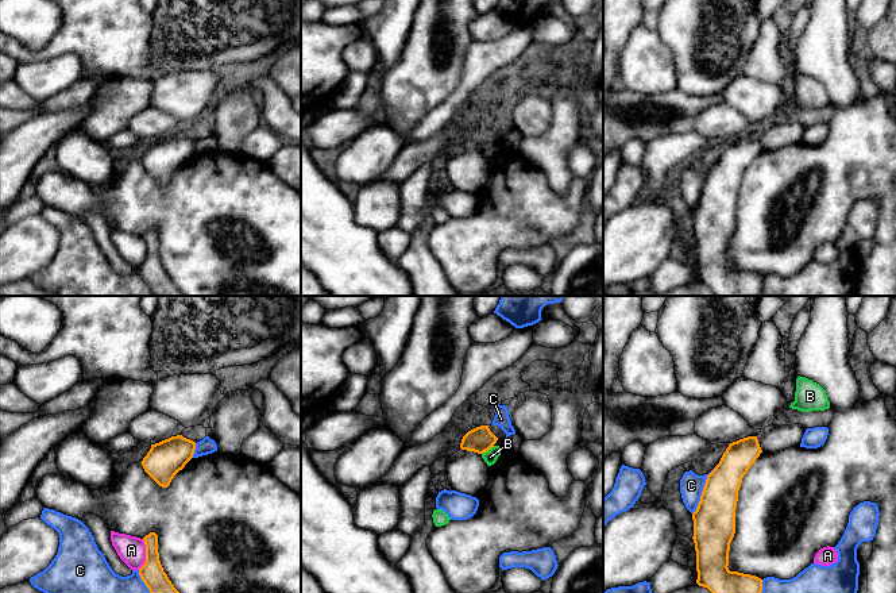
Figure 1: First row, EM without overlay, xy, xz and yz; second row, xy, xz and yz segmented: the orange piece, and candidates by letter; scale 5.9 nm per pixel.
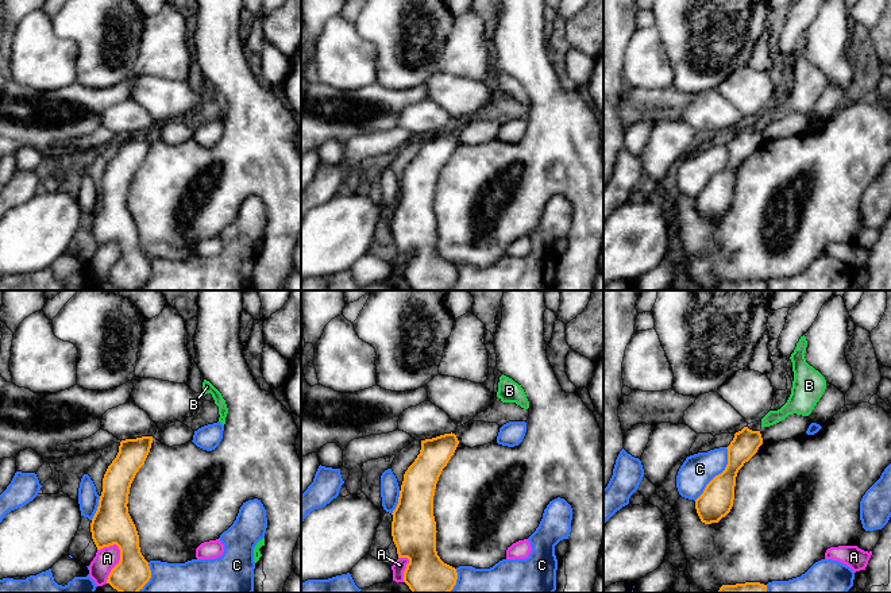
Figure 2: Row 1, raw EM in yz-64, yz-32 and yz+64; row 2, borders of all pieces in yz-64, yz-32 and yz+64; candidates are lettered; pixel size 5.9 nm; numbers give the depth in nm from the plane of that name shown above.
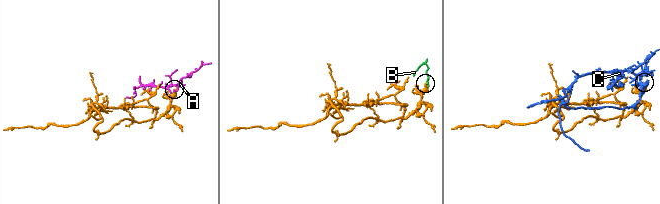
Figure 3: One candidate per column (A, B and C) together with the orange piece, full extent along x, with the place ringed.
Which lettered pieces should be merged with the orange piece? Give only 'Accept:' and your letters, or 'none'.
Accept: none

